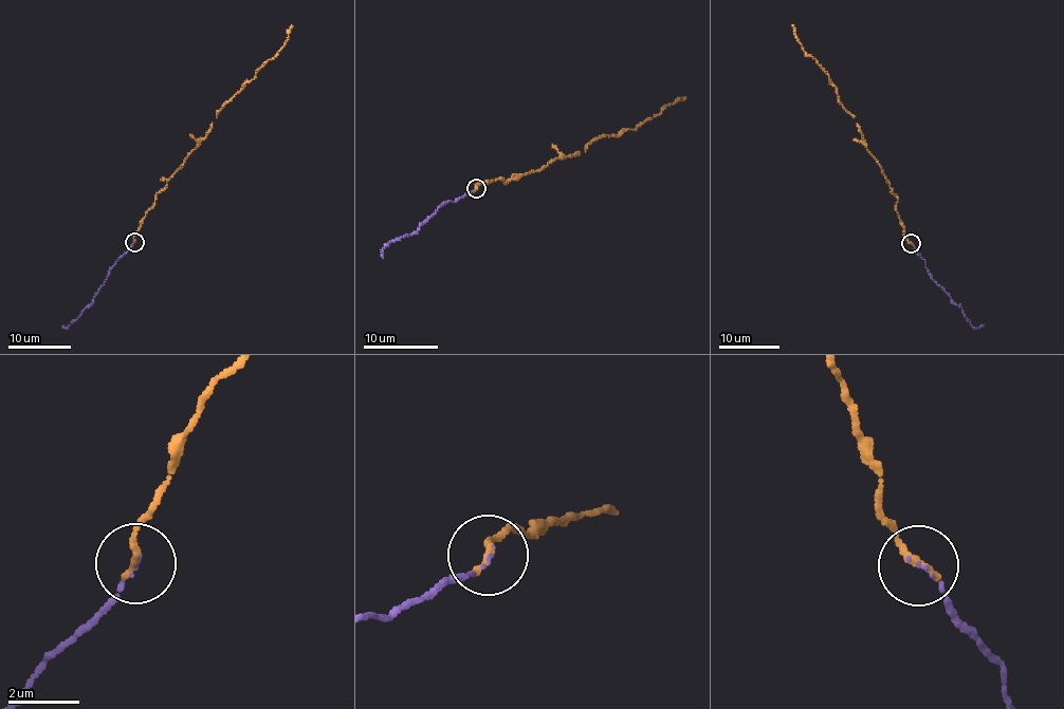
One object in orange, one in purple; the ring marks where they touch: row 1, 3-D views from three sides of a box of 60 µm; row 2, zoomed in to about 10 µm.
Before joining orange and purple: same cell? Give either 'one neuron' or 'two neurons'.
one neuron

